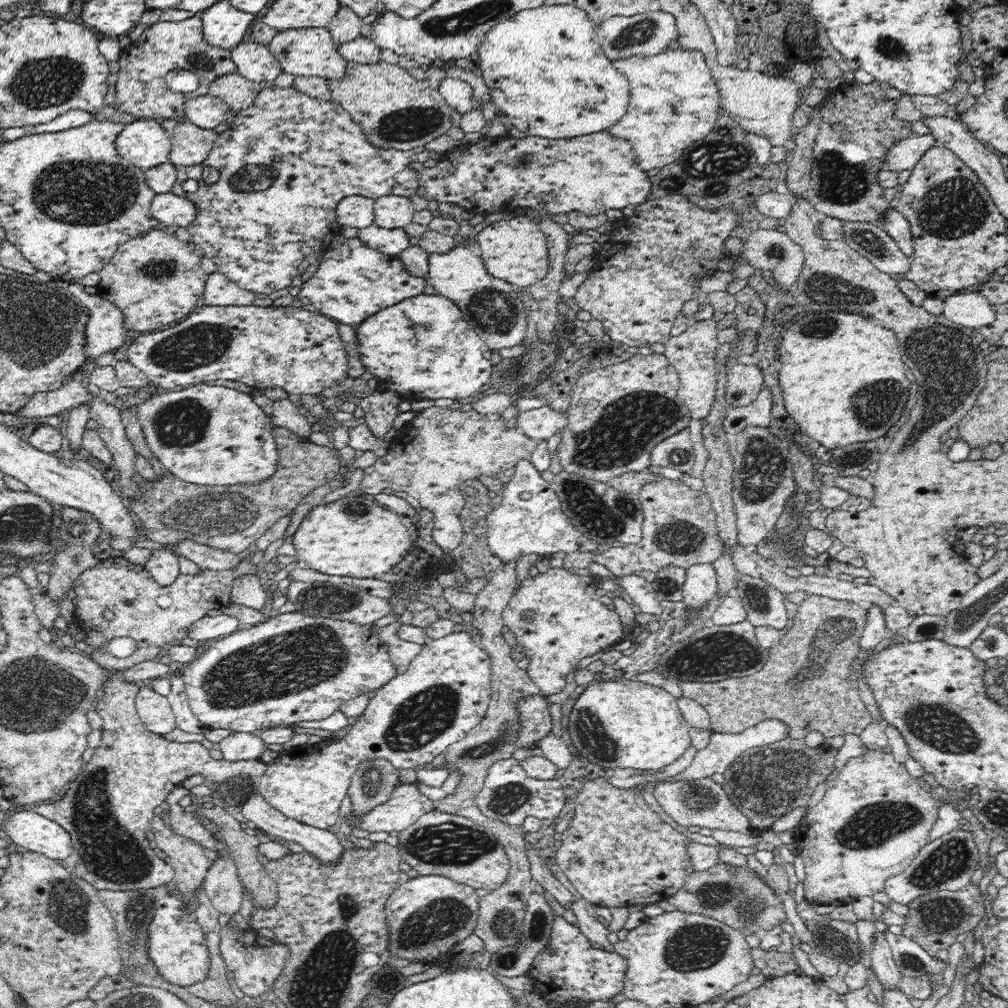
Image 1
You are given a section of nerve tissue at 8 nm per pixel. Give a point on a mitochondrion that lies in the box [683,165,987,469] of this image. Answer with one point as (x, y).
(945, 356)

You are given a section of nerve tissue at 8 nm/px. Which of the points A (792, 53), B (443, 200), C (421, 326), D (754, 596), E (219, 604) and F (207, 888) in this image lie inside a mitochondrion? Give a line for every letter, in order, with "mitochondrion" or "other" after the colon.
A: other
B: other
C: mitochondrion
D: mitochondrion
E: other
F: other

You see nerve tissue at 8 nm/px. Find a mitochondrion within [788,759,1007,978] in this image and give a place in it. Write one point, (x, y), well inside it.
(868, 828)

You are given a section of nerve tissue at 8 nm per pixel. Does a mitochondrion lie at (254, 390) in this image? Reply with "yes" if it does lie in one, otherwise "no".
no

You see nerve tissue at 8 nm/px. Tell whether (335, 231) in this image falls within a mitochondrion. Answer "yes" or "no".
no

